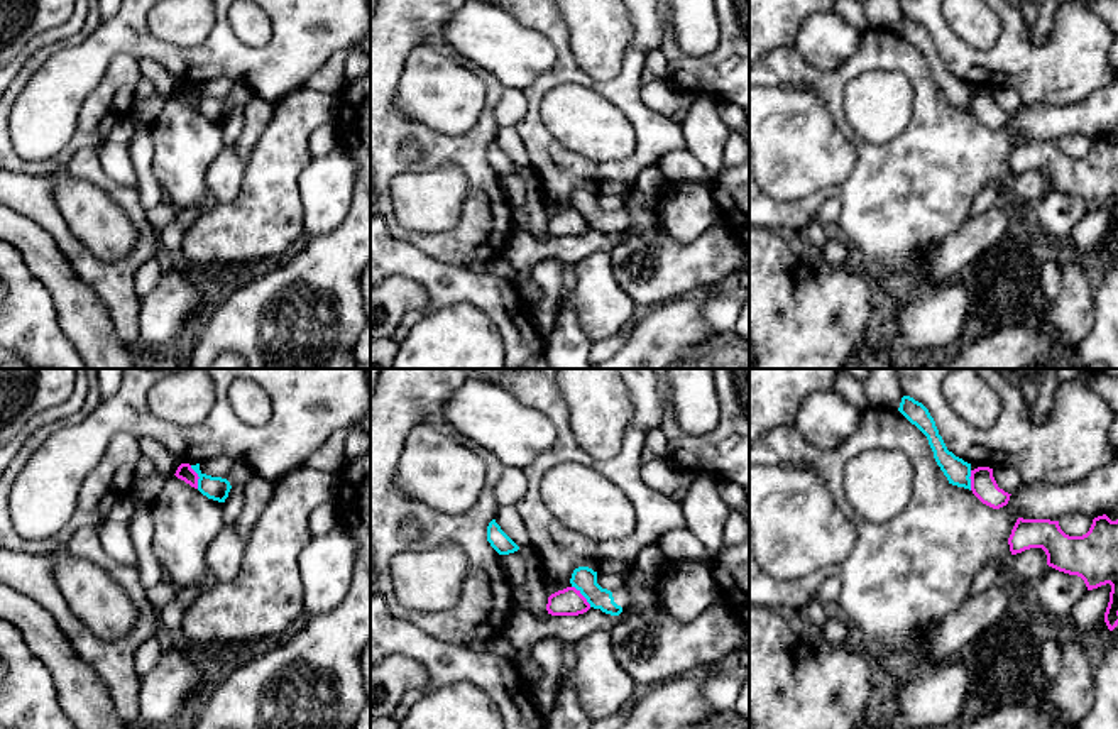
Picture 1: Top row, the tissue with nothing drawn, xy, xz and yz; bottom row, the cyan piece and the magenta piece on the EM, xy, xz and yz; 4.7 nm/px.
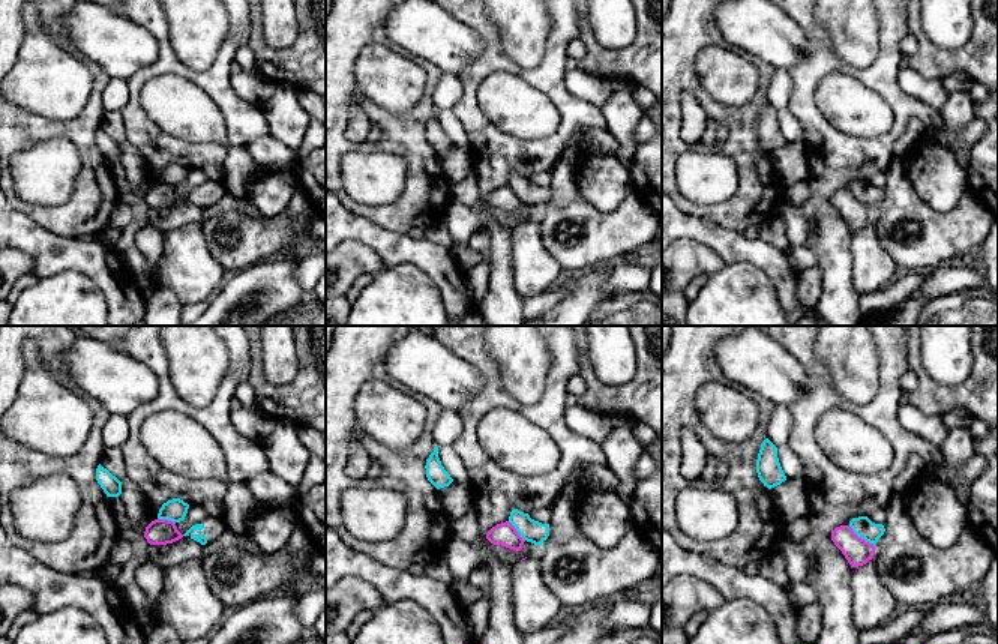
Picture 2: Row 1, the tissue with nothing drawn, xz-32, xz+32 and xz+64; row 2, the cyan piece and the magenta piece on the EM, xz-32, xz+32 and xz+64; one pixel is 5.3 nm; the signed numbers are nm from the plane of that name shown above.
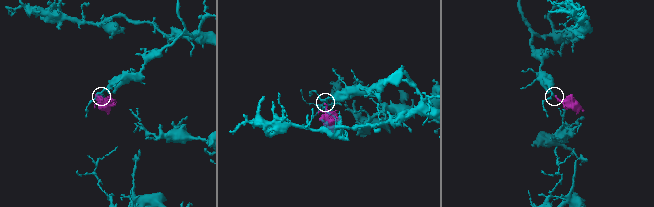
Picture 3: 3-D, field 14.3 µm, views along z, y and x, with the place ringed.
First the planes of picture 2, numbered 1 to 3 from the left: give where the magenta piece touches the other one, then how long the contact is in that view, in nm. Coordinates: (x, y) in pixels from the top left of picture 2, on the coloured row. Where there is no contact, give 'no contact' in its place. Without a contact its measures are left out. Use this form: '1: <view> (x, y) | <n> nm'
1: xz-32 (167, 518) | 100 nm
2: xz+32 (517, 530) | 140 nm
3: xz+64 (862, 538) | 180 nm

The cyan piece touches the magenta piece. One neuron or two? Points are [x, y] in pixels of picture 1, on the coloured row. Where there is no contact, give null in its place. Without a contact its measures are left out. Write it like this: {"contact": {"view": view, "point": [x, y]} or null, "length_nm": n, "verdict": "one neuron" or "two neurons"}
{"contact": {"view": "xz", "point": [582, 594]}, "length_nm": 140, "verdict": "two neurons"}

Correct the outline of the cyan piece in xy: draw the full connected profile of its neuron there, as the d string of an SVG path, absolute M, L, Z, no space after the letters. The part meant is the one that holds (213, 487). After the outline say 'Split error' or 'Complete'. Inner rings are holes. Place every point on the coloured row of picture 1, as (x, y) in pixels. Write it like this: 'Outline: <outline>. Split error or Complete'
Outline: M200 463L191 465L191 469L198 474L198 491L208 499L225 502L228 492L232 489L230 482L222 477L211 477L200 470Z. Complete

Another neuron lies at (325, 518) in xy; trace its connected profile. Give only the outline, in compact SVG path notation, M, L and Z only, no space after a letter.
M335 501L318 506L310 516L310 529L313 536L332 533L340 524L340 511Z

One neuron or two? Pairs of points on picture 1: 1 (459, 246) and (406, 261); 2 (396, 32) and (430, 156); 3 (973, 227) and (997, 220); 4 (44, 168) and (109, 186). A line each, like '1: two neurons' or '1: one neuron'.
1: two neurons
2: one neuron
3: one neuron
4: two neurons

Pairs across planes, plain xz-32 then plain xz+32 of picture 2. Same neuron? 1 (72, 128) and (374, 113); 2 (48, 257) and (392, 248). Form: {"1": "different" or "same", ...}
{"1": "same", "2": "same"}

